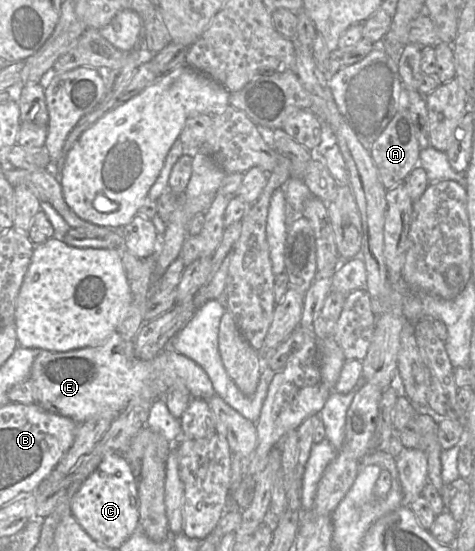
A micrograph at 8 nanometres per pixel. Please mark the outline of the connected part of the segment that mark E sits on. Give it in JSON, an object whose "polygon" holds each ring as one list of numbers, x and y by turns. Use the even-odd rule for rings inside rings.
{"polygon":[[118,331,112,333,102,344,87,346,75,350,53,352,42,350,35,358,30,380,38,389,38,404,58,415,71,418,77,424,83,423,102,412,121,413,134,398,155,401,163,398,167,390,175,383,182,383,192,398,209,399,214,395,213,386,207,373,192,359,176,352,172,348,164,349,150,360,141,360,134,356,134,341,125,341]]}

